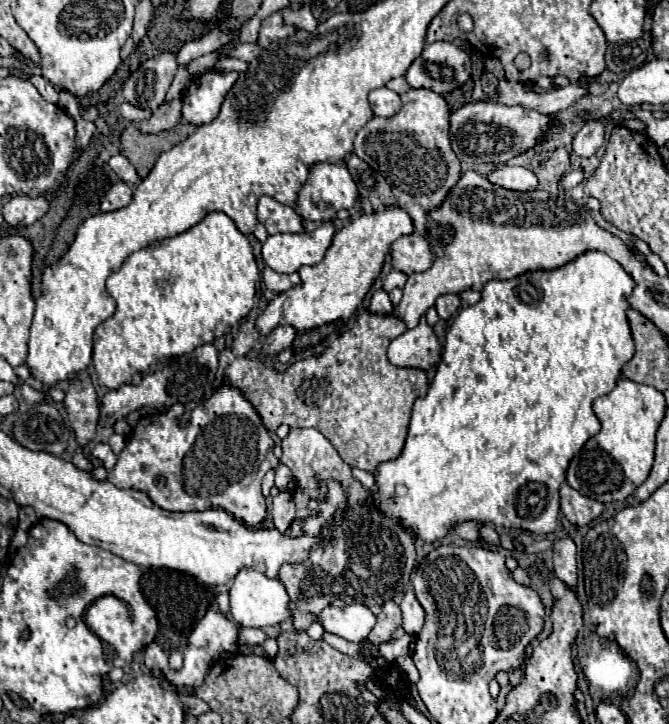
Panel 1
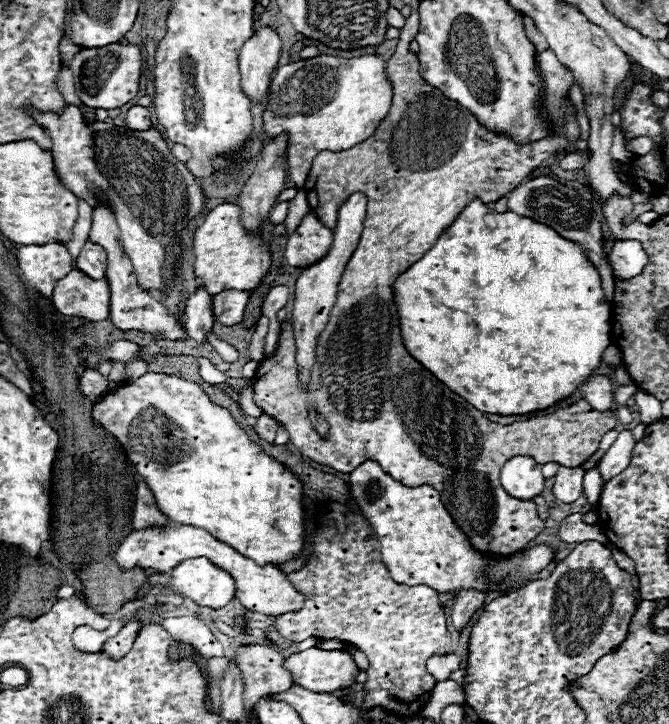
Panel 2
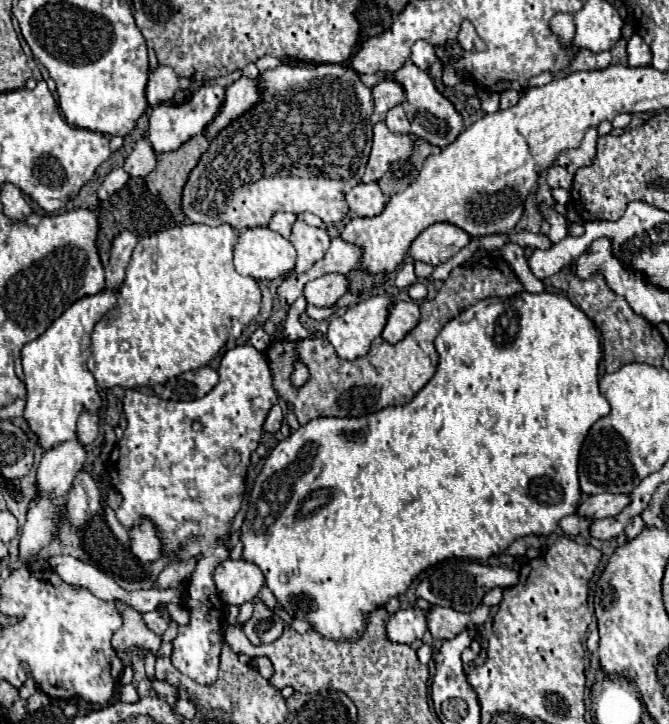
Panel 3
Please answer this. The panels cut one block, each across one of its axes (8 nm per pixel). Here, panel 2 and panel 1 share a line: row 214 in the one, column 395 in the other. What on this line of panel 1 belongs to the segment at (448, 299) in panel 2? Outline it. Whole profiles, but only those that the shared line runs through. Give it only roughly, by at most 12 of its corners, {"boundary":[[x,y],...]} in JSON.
{"boundary":[[604,252],[490,280],[376,508],[552,534],[634,356]]}

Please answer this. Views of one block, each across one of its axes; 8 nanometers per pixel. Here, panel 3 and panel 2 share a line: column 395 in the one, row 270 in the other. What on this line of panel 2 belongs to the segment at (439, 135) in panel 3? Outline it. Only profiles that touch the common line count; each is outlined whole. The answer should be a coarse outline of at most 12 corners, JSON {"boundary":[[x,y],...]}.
{"boundary":[[78,268],[56,282],[64,316],[106,320],[110,286]]}

